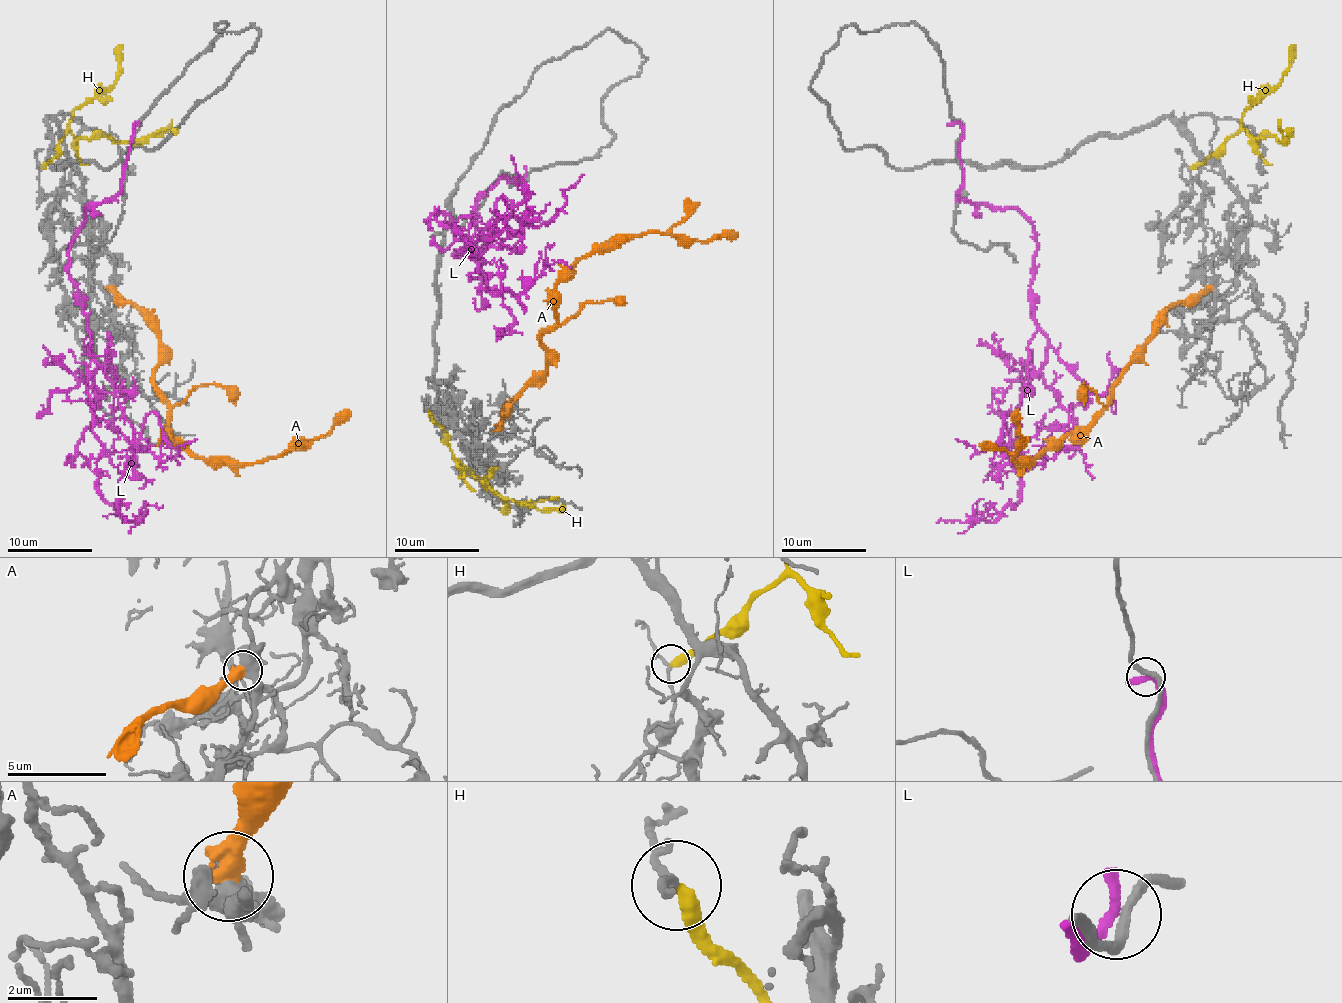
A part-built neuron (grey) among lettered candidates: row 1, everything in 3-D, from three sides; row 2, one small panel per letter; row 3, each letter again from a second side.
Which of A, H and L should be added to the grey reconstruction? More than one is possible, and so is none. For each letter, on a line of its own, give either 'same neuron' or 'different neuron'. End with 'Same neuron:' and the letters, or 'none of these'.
A: different neuron
H: different neuron
L: different neuron
Same neuron: none of these

